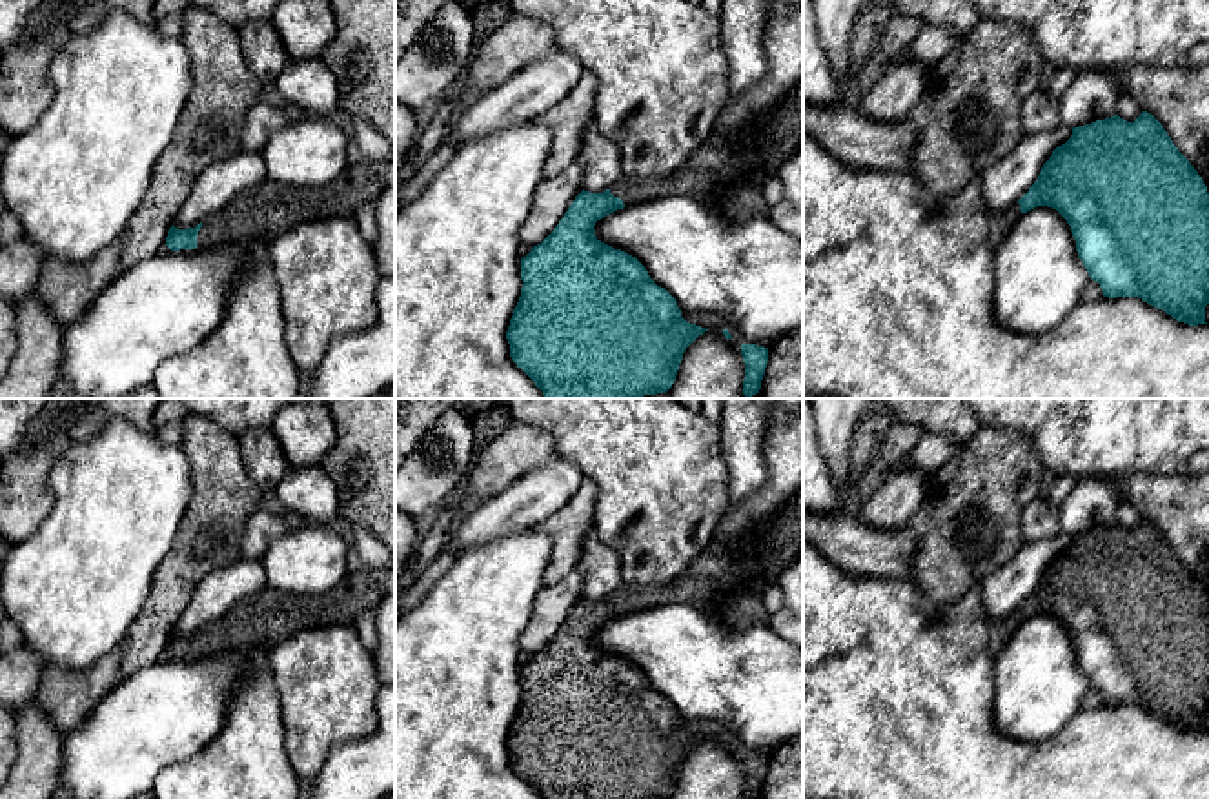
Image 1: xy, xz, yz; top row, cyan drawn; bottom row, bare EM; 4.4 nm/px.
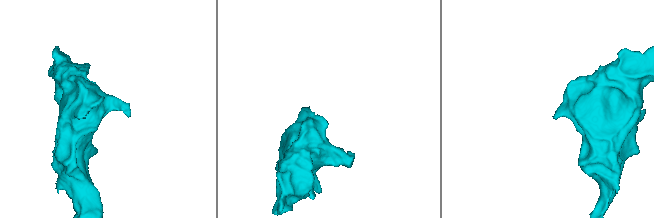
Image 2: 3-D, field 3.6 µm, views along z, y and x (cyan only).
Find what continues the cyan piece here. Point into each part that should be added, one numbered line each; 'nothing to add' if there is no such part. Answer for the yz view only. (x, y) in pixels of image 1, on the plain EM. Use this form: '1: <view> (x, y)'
1: yz (1000, 630)

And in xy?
1: xy (268, 614)

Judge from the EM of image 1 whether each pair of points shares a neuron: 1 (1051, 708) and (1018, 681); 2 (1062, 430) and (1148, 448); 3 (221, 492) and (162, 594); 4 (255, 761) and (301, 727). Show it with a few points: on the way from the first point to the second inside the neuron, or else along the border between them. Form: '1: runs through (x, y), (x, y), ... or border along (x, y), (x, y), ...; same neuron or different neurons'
1: runs through (1044, 701), (1026, 683); same neuron
2: runs through (1084, 430), (1126, 430); same neuron
3: runs through (215, 517), (190, 546), (190, 561), (182, 568); same neuron
4: border along (277, 697), (283, 747), (292, 768), (301, 778); different neurons

